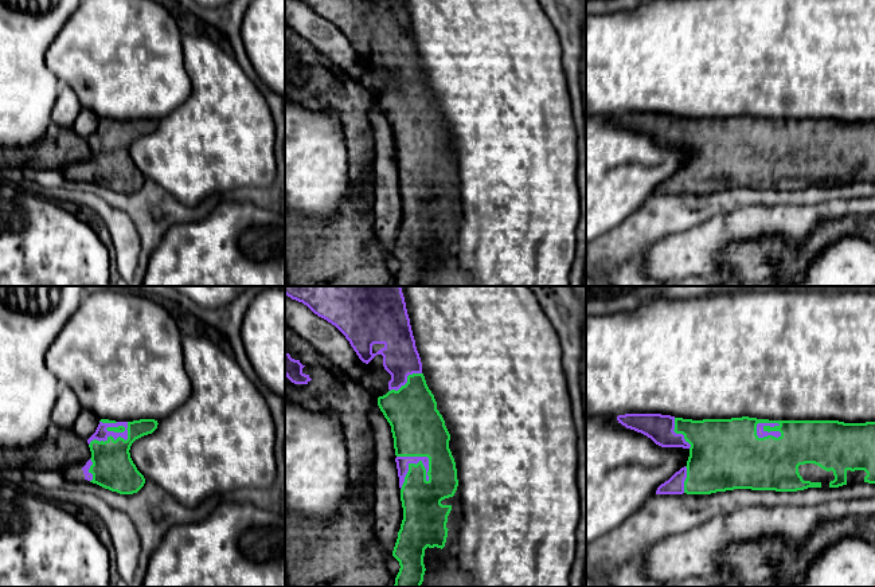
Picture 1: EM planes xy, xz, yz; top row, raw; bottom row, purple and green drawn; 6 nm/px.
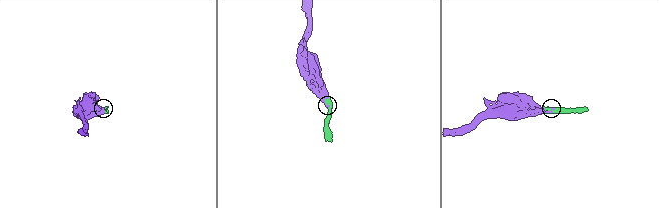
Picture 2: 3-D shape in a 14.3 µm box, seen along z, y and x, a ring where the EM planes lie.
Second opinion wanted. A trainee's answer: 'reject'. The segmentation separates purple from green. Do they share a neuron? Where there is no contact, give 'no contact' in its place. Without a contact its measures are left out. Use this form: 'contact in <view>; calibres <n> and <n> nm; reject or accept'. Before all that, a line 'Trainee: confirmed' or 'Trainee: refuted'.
Trainee: refuted
contact in xz; calibres 80 and 320 nm; accept

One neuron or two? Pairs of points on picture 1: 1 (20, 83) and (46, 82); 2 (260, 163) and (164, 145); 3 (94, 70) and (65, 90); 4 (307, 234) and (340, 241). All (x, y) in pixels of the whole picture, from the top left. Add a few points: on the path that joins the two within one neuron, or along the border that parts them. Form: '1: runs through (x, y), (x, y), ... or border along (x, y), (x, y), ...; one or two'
1: runs through (27, 83), (39, 83); one
2: runs through (235, 148), (188, 147); one
3: border along (61, 82), (75, 94), (82, 106); two
4: runs through (315, 241), (332, 241); one

